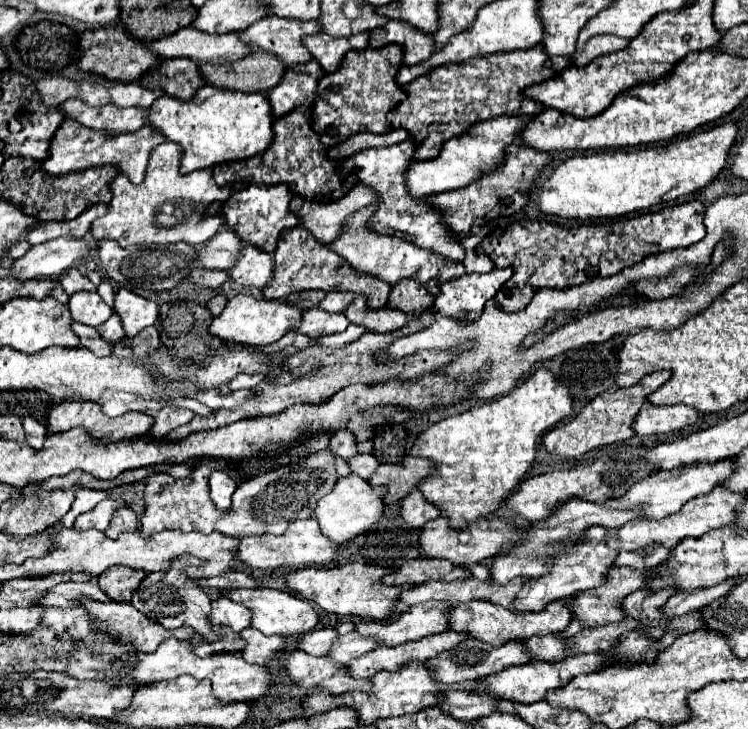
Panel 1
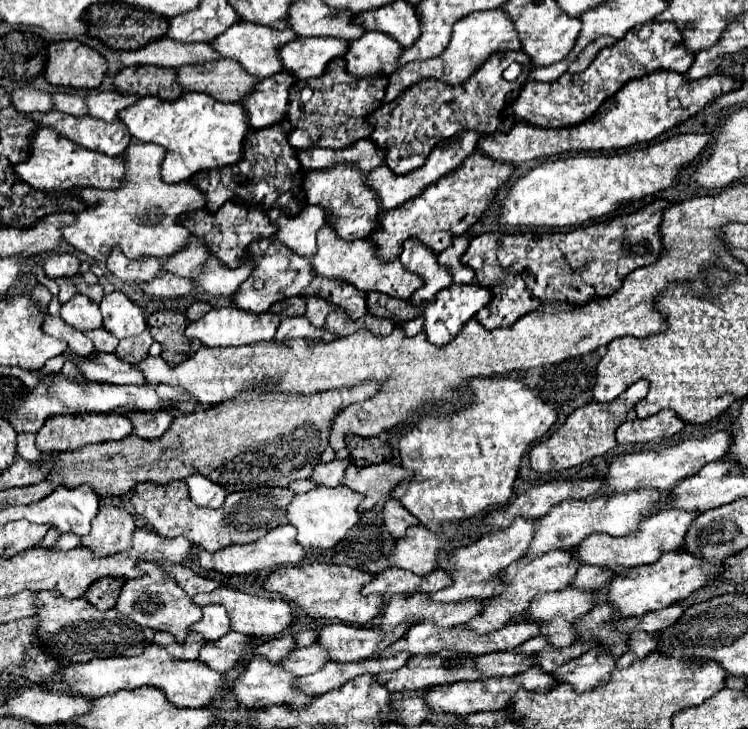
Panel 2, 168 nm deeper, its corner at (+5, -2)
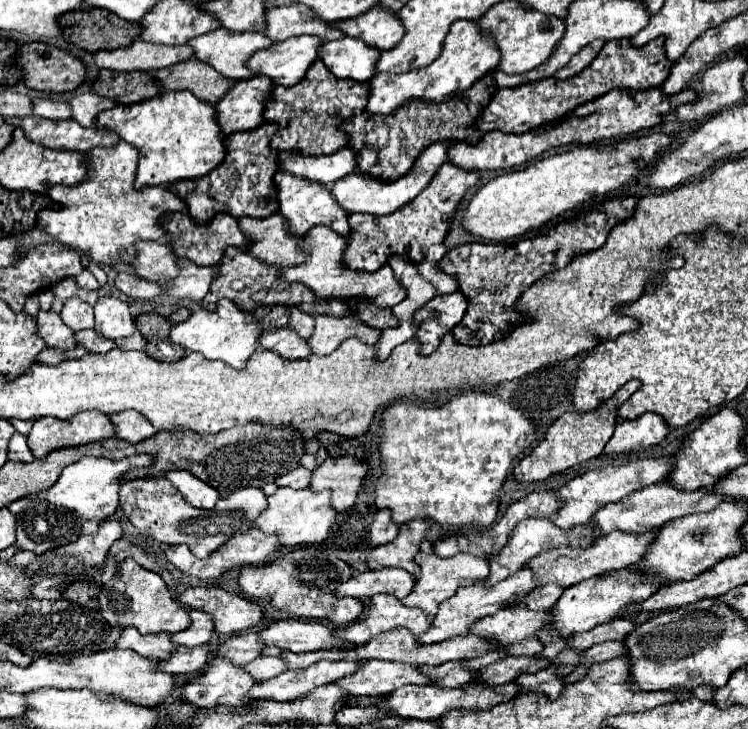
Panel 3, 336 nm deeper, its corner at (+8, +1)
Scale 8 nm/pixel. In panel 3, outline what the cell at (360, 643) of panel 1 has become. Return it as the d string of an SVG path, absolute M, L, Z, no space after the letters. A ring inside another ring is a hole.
M258 657L252 663L244 667L256 681L266 681L270 677L276 677L278 673L284 673L288 669L286 659L282 657Z

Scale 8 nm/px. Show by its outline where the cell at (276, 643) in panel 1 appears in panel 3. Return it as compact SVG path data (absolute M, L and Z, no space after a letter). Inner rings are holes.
M198 645L198 649L180 647L172 653L170 659L160 661L160 669L172 675L186 675L198 673L208 665L208 645Z

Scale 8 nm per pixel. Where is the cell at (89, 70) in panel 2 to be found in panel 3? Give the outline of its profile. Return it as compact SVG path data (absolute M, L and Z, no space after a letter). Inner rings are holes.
M34 41L28 43L20 49L18 55L18 63L24 69L24 83L30 89L36 91L48 91L48 93L66 93L66 91L74 91L76 87L80 87L86 81L86 65L74 57L72 53L54 47L54 45L46 45L42 41Z

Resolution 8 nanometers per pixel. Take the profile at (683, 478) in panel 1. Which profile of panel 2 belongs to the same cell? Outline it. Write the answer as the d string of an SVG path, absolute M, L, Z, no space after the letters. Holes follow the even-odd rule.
M627 492L617 496L605 496L601 500L565 500L559 506L555 506L549 514L541 516L537 520L537 530L533 536L533 542L529 544L525 558L533 560L537 556L543 556L551 550L569 550L575 548L585 536L591 532L605 532L611 536L627 536L637 528L641 520L645 520L645 512L649 512L649 504L657 500L657 496L665 496L665 492Z

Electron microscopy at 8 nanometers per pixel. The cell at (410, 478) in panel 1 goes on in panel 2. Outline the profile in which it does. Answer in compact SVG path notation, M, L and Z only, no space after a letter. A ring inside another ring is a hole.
M389 462L363 466L363 468L349 464L341 478L341 484L347 488L353 488L353 492L359 492L365 496L365 500L357 508L357 512L365 512L365 510L371 510L377 504L377 500L389 496L393 486L397 486L399 482L403 482L409 476L413 476L409 470L403 470Z

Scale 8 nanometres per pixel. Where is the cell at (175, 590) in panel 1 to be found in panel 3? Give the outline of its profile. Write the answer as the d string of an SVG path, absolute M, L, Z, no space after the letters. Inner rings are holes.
M124 559L120 563L120 579L112 579L106 585L102 585L102 591L98 595L100 601L100 613L110 625L122 625L122 627L136 627L140 633L178 633L184 631L190 625L188 611L182 607L180 601L172 597L166 583L160 579L160 575L140 567L132 559Z

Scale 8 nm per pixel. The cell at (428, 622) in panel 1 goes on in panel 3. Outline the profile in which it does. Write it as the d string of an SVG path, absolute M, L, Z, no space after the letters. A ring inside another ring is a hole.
M278 621L260 631L260 639L270 647L276 645L292 653L338 647L338 641L334 641L334 629L320 621Z

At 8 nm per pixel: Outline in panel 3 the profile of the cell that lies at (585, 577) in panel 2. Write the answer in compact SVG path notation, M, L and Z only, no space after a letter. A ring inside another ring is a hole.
M544 585L542 589L534 589L532 593L528 593L528 597L522 601L522 605L526 603L530 609L552 609L556 605L556 601L560 599L562 589L558 589L558 585Z

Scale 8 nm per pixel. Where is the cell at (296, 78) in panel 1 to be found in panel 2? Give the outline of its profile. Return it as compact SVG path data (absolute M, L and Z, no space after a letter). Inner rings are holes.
M279 72L271 78L259 80L253 92L241 100L253 130L269 128L285 118L289 106L289 90L293 84L295 80L289 76L289 72Z

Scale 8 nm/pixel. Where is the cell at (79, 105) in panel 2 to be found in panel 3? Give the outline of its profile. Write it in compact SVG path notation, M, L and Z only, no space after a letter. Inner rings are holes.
M34 99L34 115L44 119L70 119L70 103L54 101L54 99Z

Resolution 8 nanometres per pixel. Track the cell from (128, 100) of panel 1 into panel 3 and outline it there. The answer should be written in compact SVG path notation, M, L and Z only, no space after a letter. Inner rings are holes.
M80 93L74 99L70 99L70 105L72 105L72 117L82 127L92 127L98 113L112 109L116 101L110 101L108 97L98 97L96 93Z

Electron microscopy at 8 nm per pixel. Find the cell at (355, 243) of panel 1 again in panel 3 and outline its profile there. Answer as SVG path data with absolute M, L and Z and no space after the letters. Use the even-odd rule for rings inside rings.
M318 225L312 227L310 233L306 235L306 239L302 241L302 247L306 247L310 253L306 257L304 263L294 265L284 269L284 279L286 281L300 281L306 287L310 287L318 297L322 299L332 299L332 297L368 297L370 301L376 301L378 307L394 307L396 303L400 303L406 297L406 289L402 289L400 281L394 277L394 271L390 269L390 265L386 263L384 267L380 267L376 273L368 273L368 271L352 271L342 263L344 257L344 249L346 249L346 237L340 237L338 233Z

